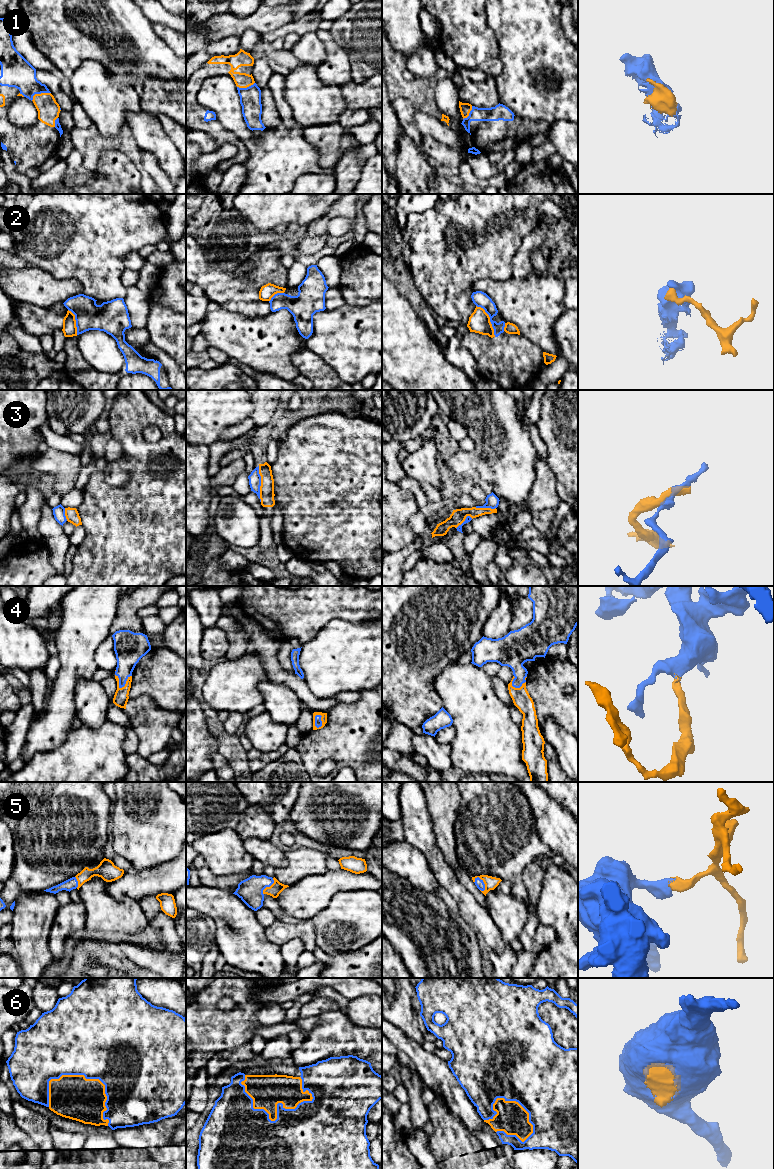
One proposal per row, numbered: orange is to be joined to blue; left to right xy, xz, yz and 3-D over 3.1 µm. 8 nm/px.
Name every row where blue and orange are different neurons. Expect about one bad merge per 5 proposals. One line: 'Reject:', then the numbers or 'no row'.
Reject: 2, 3

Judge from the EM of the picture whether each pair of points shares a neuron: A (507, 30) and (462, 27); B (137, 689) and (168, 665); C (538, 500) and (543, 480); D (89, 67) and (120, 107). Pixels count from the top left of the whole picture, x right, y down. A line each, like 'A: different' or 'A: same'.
A: different
B: same
C: same
D: same

